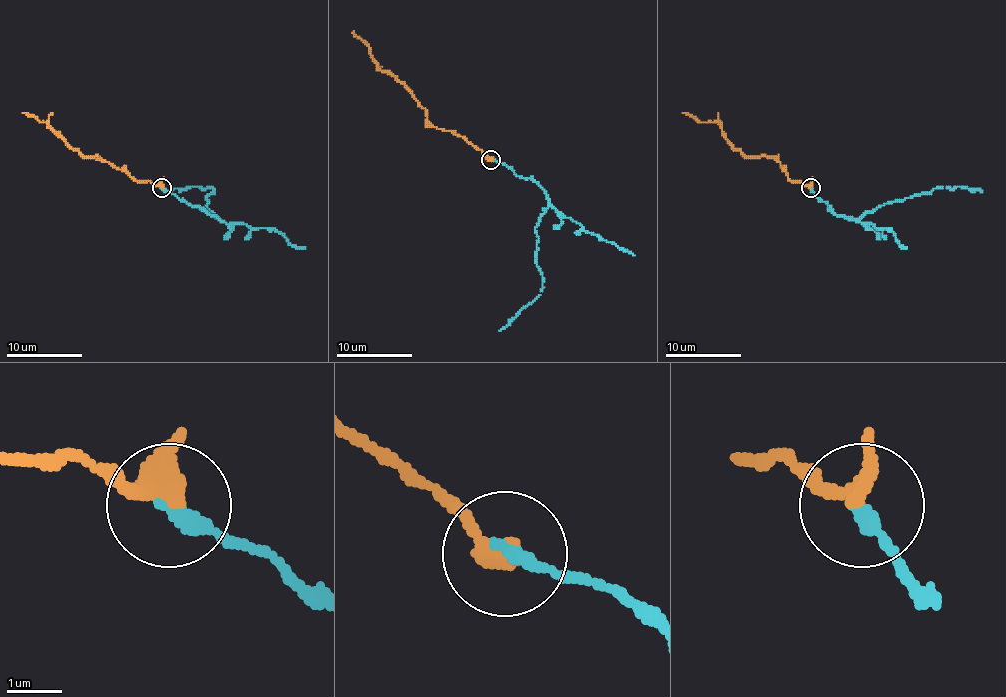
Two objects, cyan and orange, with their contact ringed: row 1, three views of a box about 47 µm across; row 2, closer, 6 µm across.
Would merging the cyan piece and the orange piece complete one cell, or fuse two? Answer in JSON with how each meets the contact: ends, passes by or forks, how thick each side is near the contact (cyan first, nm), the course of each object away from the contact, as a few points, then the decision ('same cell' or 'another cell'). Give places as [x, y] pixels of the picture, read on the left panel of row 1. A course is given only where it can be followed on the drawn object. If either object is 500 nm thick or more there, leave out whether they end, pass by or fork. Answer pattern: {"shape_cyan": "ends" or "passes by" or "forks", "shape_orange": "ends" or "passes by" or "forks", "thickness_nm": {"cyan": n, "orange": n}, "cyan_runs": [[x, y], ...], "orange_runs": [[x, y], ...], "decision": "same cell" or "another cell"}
{"shape_cyan": "ends", "shape_orange": "passes by", "thickness_nm": {"cyan": 280, "orange": 280}, "cyan_runs": [[162, 188], [218, 218], [205, 207], [212, 192], [211, 186], [169, 192]], "orange_runs": [[162, 188], [150, 181], [135, 181], [98, 156], [82, 156], [47, 122], [39, 122], [24, 113]], "decision": "same cell"}

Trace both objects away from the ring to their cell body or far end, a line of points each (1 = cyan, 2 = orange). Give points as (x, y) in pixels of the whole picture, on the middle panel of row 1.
1: (491, 159), (531, 178), (548, 200), (534, 227), (540, 295), (499, 330)
2: (491, 159), (452, 131), (435, 127), (412, 93), (376, 65), (369, 48), (354, 31)

